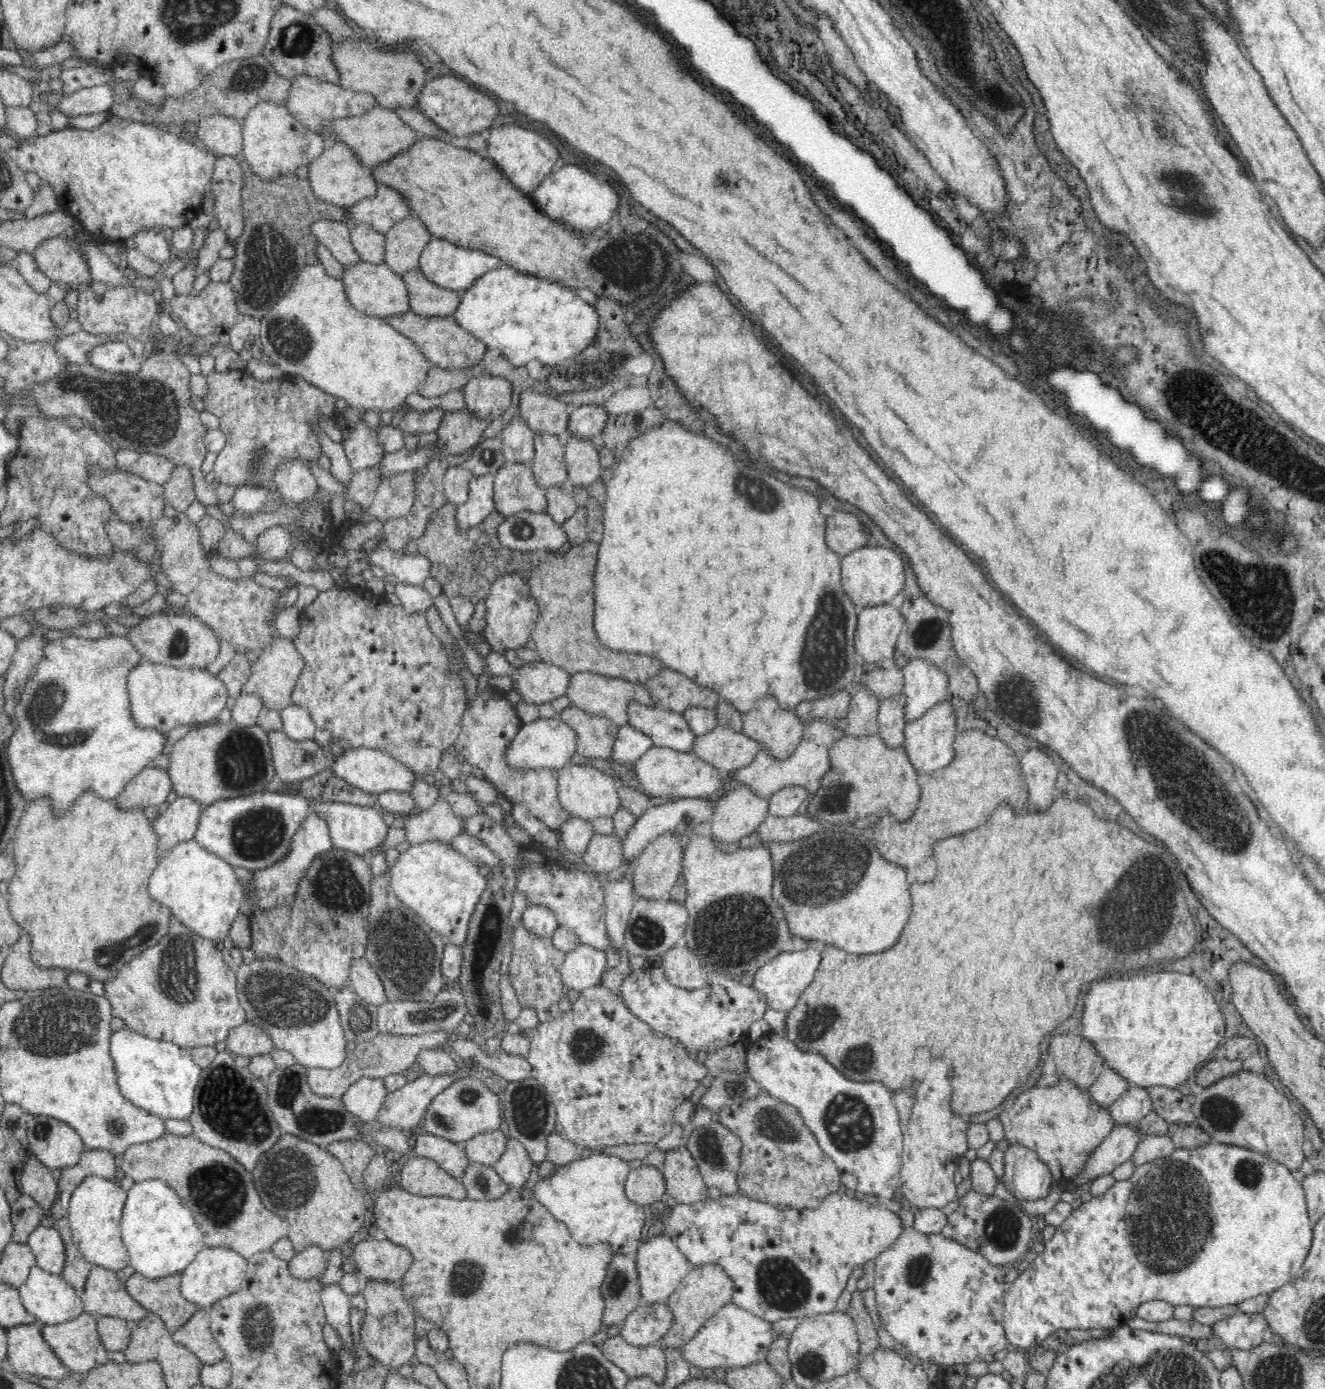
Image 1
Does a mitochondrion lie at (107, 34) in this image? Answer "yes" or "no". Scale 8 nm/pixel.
no

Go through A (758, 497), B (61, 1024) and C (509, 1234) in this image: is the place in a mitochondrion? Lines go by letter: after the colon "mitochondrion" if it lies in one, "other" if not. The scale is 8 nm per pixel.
A: mitochondrion
B: mitochondrion
C: mitochondrion

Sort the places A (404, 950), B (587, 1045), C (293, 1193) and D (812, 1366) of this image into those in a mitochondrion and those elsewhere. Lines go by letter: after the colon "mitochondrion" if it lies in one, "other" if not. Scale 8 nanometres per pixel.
A: mitochondrion
B: mitochondrion
C: mitochondrion
D: mitochondrion

